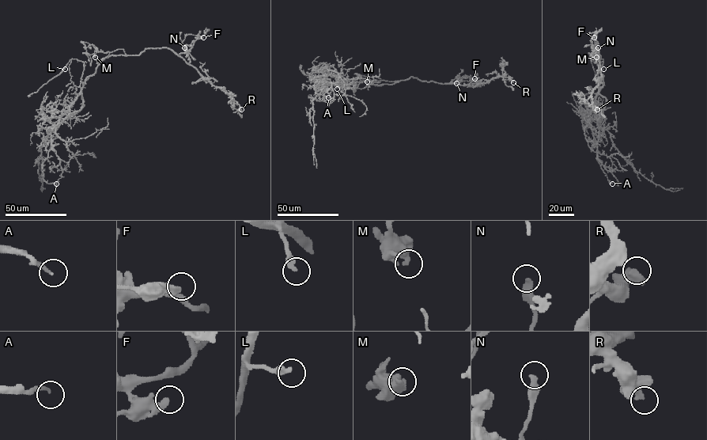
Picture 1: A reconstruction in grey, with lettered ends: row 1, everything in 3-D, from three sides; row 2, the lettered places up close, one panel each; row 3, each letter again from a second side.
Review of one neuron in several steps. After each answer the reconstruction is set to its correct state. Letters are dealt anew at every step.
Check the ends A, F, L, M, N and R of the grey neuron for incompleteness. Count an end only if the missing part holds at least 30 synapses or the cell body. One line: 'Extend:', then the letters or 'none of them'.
Extend: none of them

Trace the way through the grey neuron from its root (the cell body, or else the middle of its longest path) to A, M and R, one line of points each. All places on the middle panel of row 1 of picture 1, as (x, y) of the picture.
A: (368, 84), (362, 89), (356, 89), (353, 84), (354, 91), (341, 82), (316, 82), (315, 92), (328, 97)
M: (368, 84), (392, 84), (398, 81), (367, 81)
R: (368, 84), (392, 84), (410, 77), (428, 81), (475, 86), (500, 77), (510, 77), (513, 82)

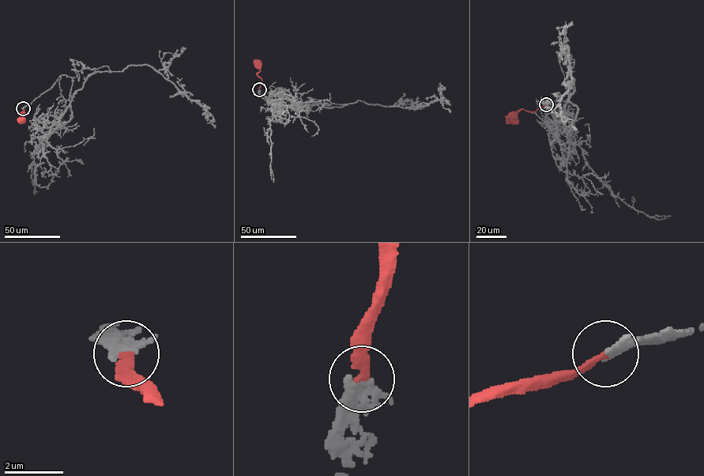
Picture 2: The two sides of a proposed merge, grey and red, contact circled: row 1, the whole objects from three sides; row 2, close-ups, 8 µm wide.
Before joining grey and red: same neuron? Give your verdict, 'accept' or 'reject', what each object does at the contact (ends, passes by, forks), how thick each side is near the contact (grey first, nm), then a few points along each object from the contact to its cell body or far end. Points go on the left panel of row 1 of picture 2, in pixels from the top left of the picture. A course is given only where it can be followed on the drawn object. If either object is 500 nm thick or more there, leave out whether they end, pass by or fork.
accept; grey passes by; red ends there; 300 nm thick on the grey side, 280 nm on the other; grey runs (23, 109), (49, 89), (60, 76), (73, 78), (70, 101), (93, 73), (147, 65), (200, 103), (215, 127); red runs (23, 109), (25, 114), (21, 113), (24, 112), (23, 118), (18, 122)

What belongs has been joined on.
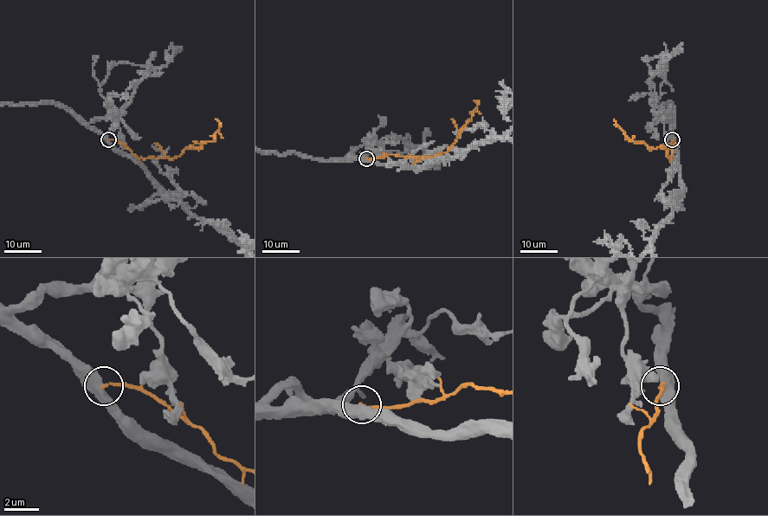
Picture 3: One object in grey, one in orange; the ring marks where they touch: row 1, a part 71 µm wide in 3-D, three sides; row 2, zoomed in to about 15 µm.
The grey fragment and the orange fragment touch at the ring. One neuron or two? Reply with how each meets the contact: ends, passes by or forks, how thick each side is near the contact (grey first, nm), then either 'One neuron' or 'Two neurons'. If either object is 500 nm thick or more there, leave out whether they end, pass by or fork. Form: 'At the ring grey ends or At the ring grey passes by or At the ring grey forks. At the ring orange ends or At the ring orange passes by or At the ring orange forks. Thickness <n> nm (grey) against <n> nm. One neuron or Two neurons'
Thickness 550 nm (grey) against 180 nm. Two neurons

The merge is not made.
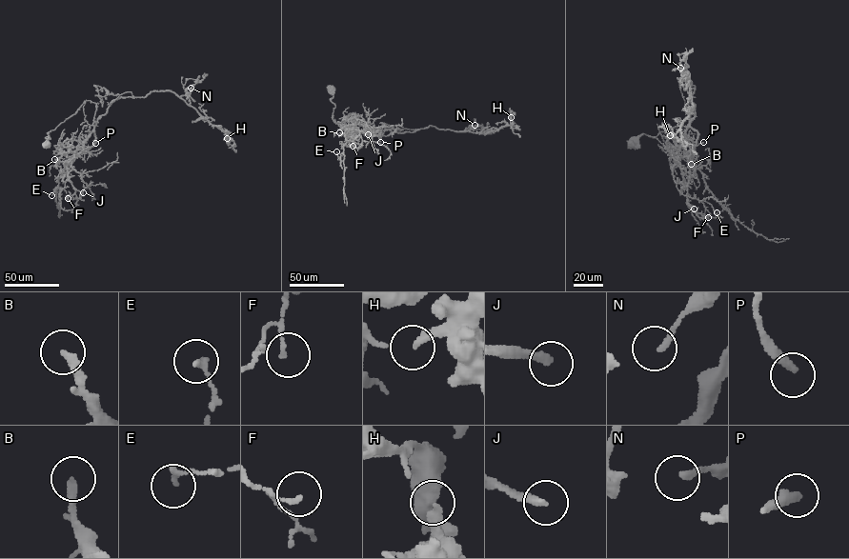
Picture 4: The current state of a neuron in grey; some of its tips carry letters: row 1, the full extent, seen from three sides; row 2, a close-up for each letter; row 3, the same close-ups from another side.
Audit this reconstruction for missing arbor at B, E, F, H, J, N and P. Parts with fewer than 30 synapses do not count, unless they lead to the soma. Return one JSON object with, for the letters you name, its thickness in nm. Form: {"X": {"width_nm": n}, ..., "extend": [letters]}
{"B": {"width_nm": 280}, "J": {"width_nm": 280}, "extend": ["B", "J"]}

